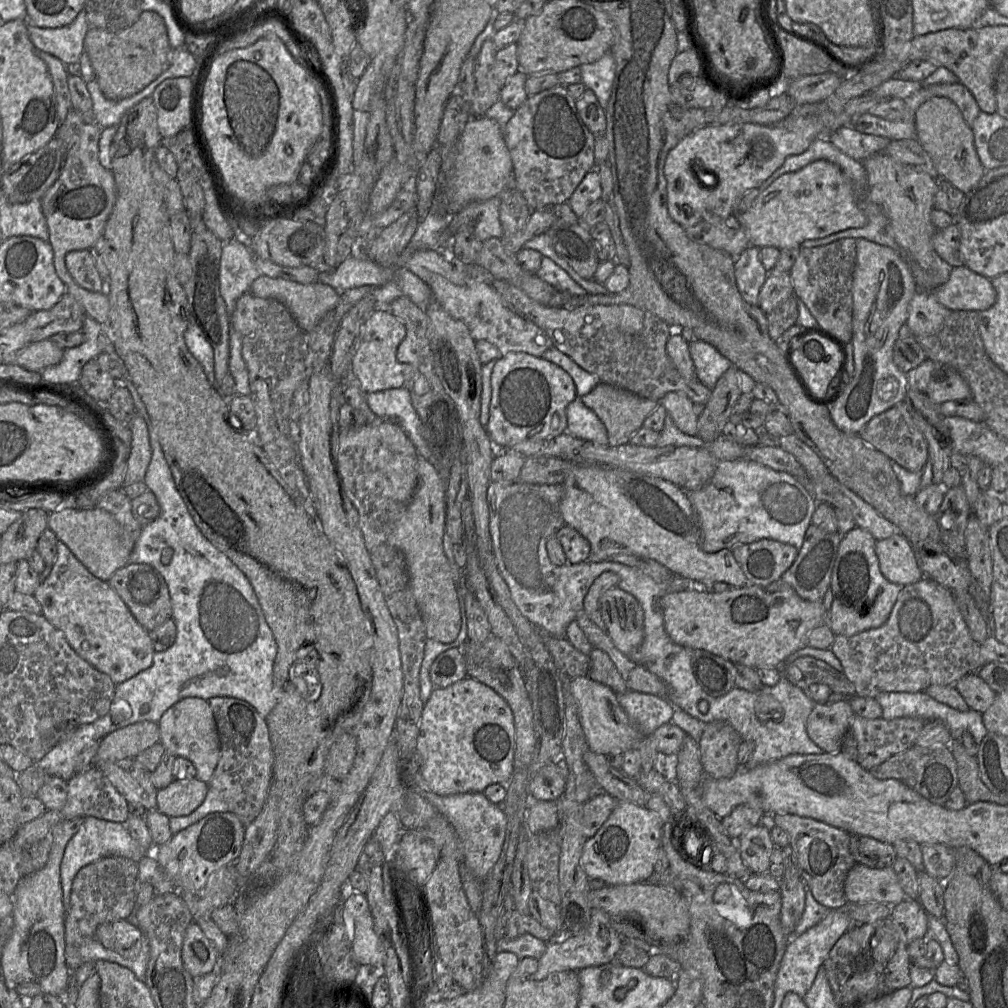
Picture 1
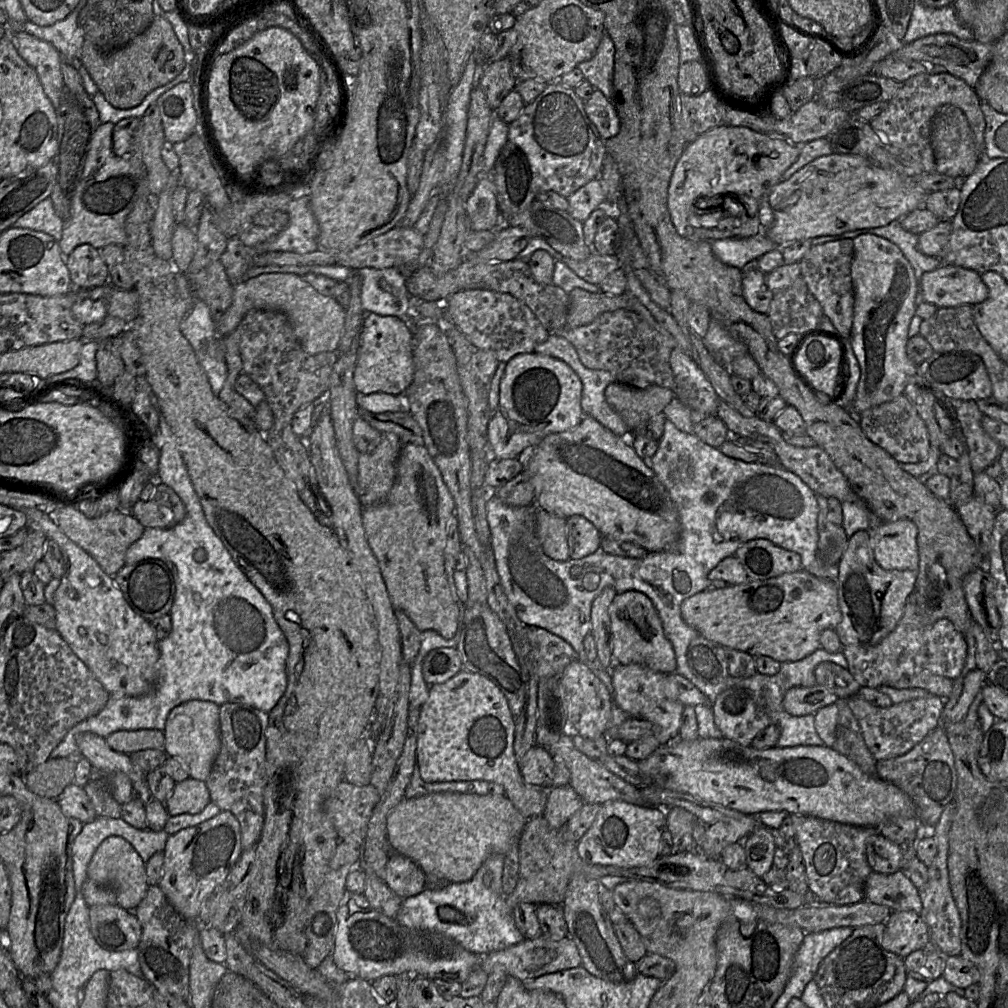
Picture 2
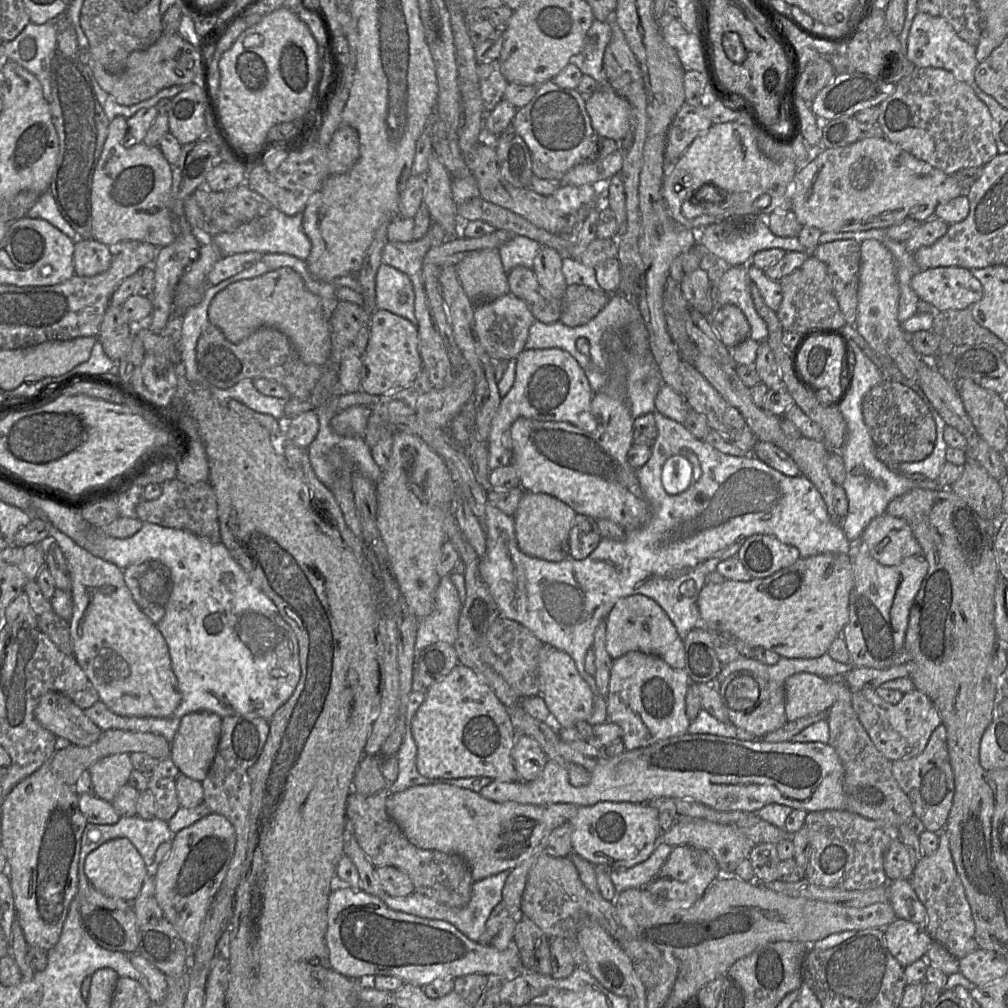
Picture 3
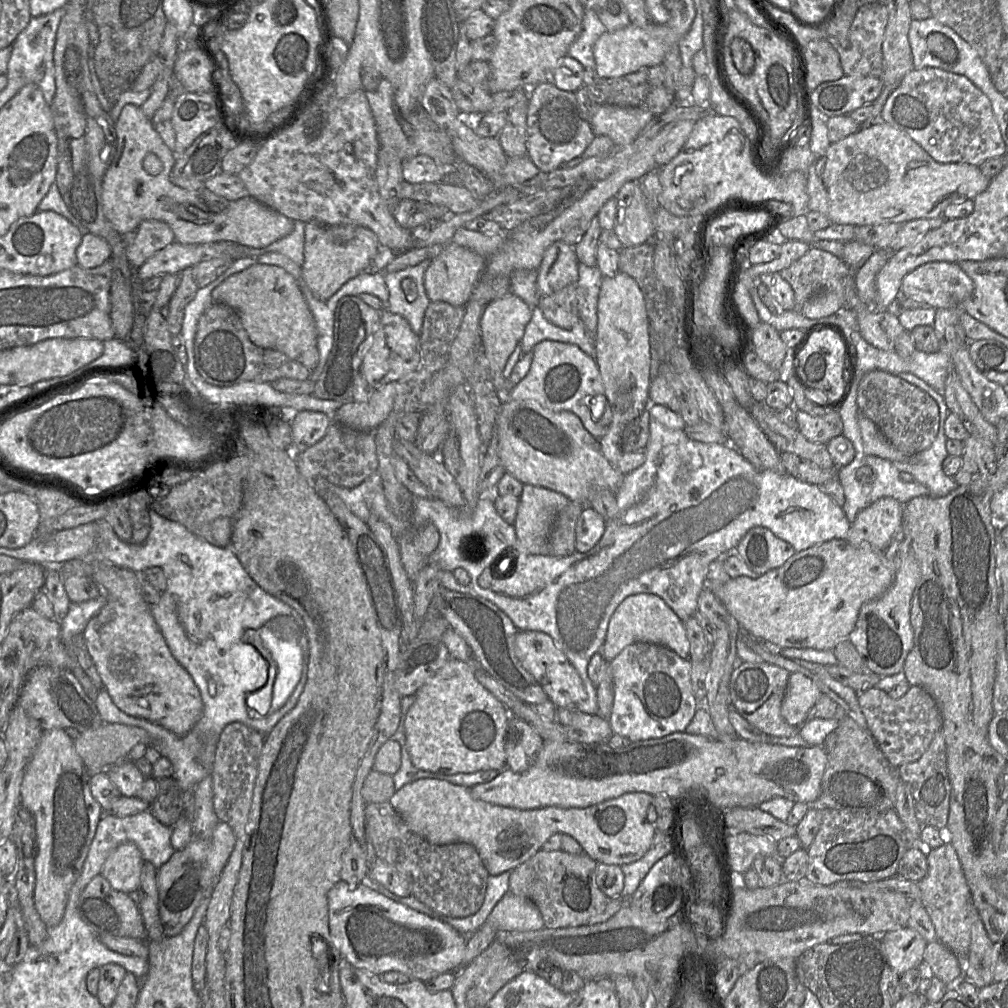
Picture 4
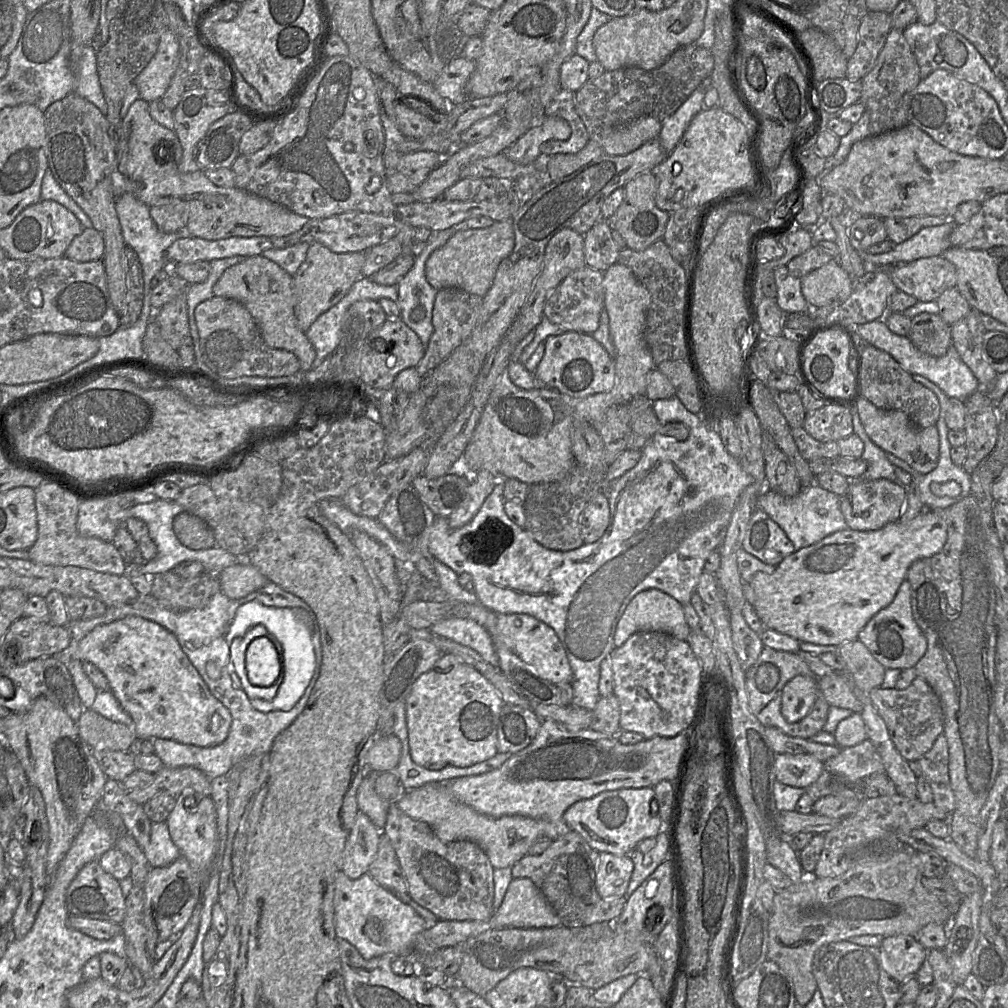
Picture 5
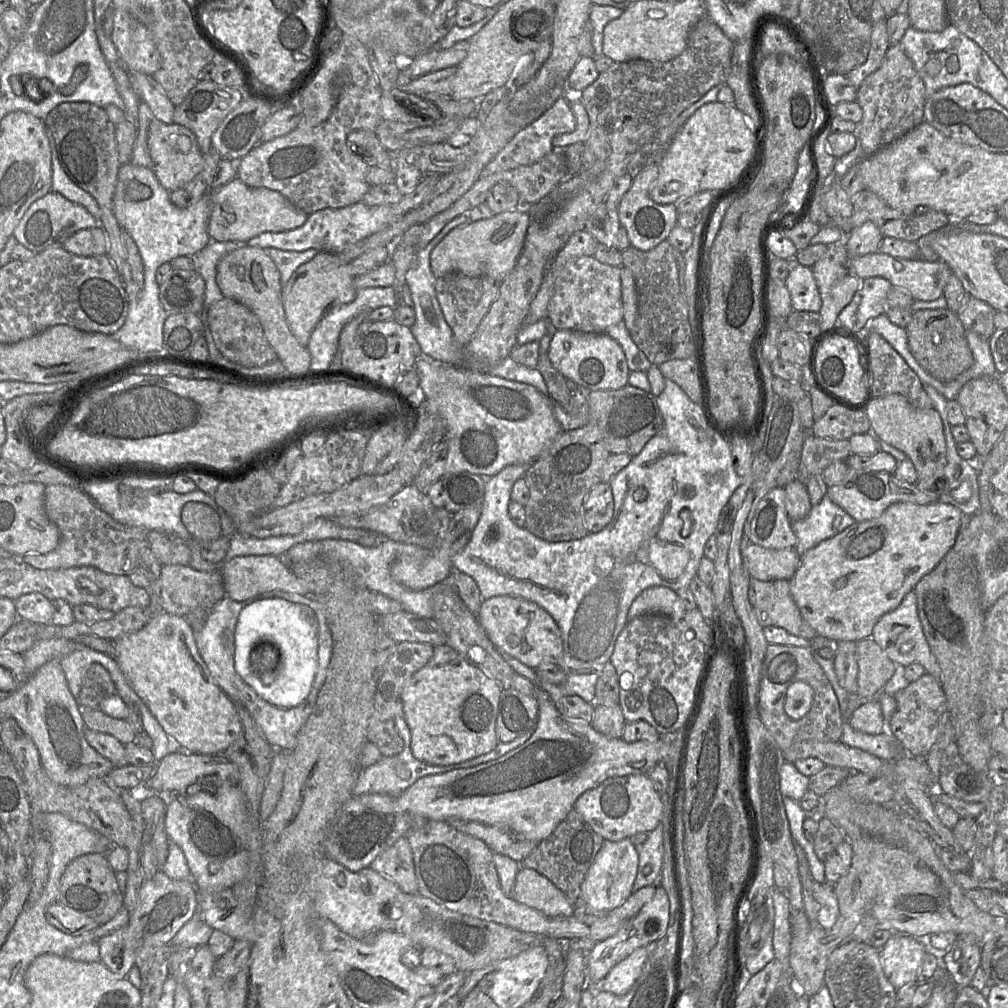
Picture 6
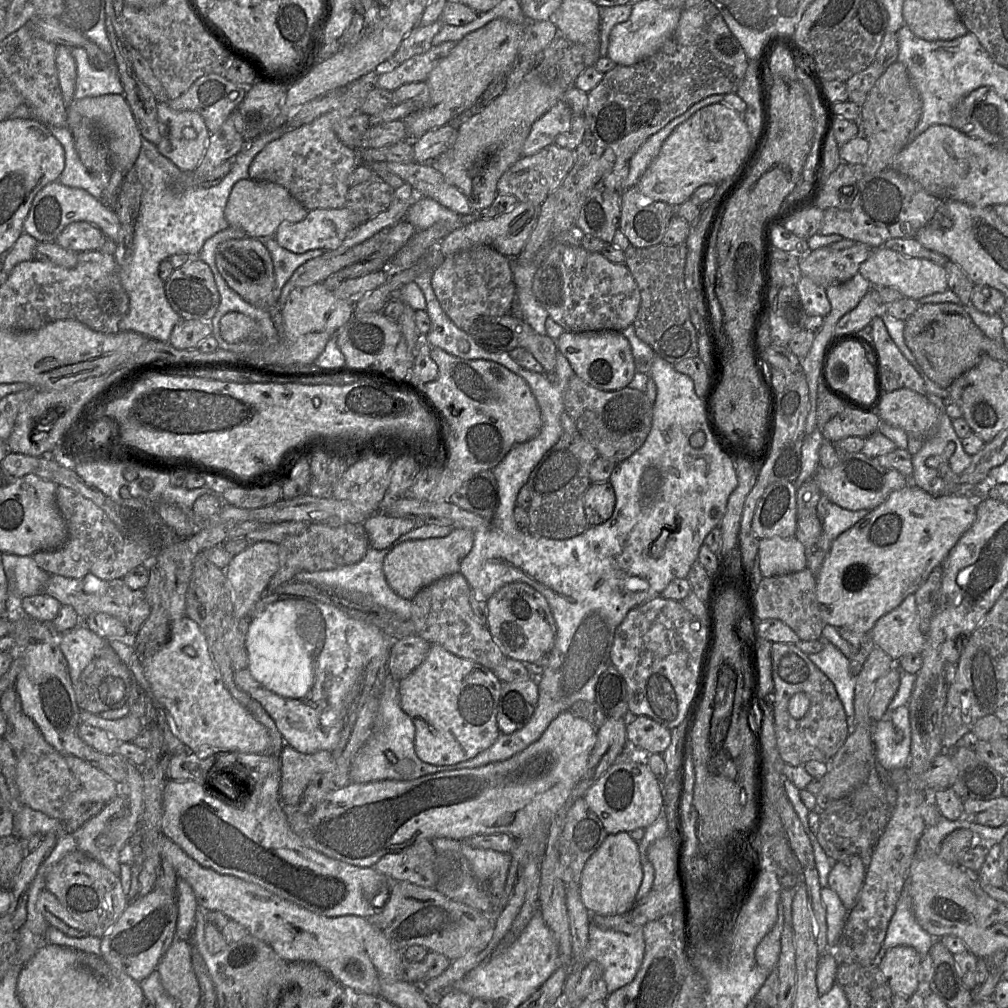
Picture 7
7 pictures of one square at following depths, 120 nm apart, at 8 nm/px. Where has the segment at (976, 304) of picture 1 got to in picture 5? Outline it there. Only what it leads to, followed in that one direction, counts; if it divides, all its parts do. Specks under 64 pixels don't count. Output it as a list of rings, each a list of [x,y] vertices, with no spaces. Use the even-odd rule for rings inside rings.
[[[942,256],[920,258],[912,262],[893,265],[888,268],[868,268],[868,269],[884,269],[885,271],[888,271],[897,289],[915,297],[919,302],[937,301],[937,299],[944,293],[944,291],[956,287],[957,281],[956,268],[950,261],[943,258]]]

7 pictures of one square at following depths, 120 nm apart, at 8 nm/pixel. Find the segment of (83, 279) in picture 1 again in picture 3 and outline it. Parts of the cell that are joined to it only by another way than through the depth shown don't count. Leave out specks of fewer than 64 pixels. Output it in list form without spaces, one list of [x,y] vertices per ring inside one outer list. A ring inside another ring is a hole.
[[[92,238],[75,240],[74,274],[91,277],[107,270],[112,261],[110,248]]]

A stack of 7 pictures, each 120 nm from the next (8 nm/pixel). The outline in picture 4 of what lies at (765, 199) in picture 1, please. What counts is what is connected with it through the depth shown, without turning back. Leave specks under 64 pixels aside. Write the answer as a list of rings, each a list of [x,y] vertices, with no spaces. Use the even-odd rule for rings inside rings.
[[[884,121],[864,126],[842,140],[831,143],[823,153],[815,155],[806,172],[808,209],[826,215],[836,224],[857,226],[935,218],[942,216],[948,205],[973,200],[987,189],[991,181],[976,165],[936,162],[907,133]]]

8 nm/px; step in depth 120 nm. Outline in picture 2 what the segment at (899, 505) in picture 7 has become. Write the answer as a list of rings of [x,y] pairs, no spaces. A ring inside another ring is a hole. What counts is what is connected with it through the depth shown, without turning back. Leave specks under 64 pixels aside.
[[[804,569],[767,580],[750,580],[744,584],[698,592],[682,602],[681,616],[698,634],[722,647],[753,657],[768,656],[780,663],[802,660],[821,648],[821,632],[825,629],[835,630],[842,620],[836,582],[816,577]]]

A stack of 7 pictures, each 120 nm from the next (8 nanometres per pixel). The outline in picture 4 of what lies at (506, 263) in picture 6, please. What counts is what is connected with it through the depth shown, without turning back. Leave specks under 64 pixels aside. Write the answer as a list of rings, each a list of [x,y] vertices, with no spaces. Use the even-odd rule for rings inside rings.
[[[452,241],[448,242],[426,269],[425,289],[428,298],[431,302],[446,302],[452,306],[466,305],[486,265],[485,257]]]

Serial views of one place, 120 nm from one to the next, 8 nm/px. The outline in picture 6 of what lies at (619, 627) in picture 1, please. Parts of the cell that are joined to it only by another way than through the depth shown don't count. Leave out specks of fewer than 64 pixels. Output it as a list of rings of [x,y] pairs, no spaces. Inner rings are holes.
[[[652,586],[632,602],[627,621],[647,614],[661,614],[672,620],[682,620],[685,613],[686,609],[675,591],[664,586]]]

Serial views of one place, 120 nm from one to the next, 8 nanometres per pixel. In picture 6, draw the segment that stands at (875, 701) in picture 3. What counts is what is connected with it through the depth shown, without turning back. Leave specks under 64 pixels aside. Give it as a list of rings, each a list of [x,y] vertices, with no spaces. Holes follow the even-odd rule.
[[[928,673],[923,674],[907,687],[894,694],[897,702],[892,718],[886,722],[887,728],[902,743],[906,754],[925,758],[935,743],[942,722],[947,717],[947,699],[938,680]]]

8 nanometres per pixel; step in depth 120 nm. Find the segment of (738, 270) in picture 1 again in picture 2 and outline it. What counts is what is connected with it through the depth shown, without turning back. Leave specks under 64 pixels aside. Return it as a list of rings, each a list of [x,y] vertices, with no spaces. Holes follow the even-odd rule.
[[[757,259],[749,261],[741,273],[744,299],[755,311],[767,314],[775,293],[768,288],[766,274],[759,268]]]

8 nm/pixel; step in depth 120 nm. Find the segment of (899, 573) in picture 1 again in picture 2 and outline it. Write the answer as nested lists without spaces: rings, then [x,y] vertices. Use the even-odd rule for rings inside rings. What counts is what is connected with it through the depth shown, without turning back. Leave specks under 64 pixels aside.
[[[908,519],[883,522],[869,531],[876,562],[885,570],[918,570],[917,527]]]

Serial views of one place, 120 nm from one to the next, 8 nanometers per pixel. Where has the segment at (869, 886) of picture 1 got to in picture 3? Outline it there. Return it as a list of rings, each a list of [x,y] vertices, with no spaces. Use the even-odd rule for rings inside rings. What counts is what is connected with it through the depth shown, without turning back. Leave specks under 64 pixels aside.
[[[910,879],[889,881],[888,902],[899,919],[904,919],[926,929],[927,912],[915,893]]]

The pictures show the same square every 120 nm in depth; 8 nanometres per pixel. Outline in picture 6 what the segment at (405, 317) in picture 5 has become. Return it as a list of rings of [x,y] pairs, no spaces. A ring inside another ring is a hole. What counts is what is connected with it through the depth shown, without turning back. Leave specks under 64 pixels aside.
[[[468,213],[461,214],[448,222],[438,235],[432,239],[424,248],[418,250],[417,265],[410,268],[406,273],[406,284],[411,292],[413,309],[416,313],[416,321],[411,331],[418,342],[423,355],[428,355],[435,360],[452,364],[463,365],[464,351],[459,347],[453,338],[453,332],[447,324],[440,304],[437,299],[435,285],[437,278],[434,276],[430,266],[430,255],[432,250],[444,239],[444,237],[457,226],[466,224],[470,221]]]

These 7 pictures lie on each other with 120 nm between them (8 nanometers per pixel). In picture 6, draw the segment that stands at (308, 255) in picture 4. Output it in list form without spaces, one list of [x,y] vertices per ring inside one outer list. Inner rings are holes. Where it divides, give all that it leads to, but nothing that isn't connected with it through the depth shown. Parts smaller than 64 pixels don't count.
[[[322,251],[292,274],[282,288],[282,301],[288,326],[302,346],[307,347],[313,330],[331,309],[354,301],[354,278],[349,273],[349,263],[343,263],[337,253]]]

